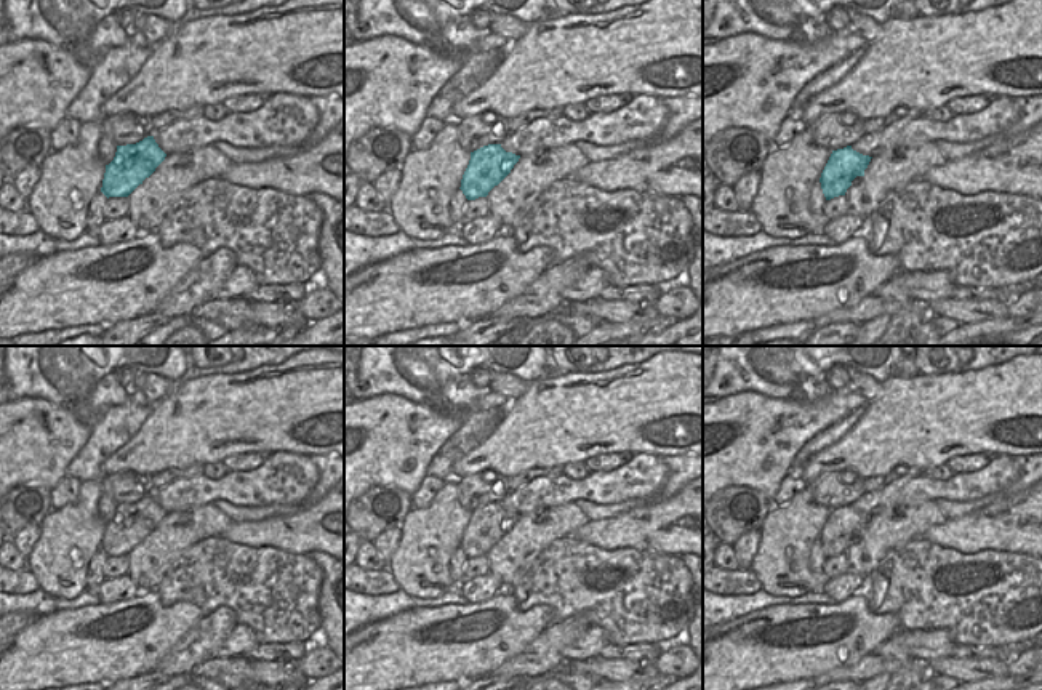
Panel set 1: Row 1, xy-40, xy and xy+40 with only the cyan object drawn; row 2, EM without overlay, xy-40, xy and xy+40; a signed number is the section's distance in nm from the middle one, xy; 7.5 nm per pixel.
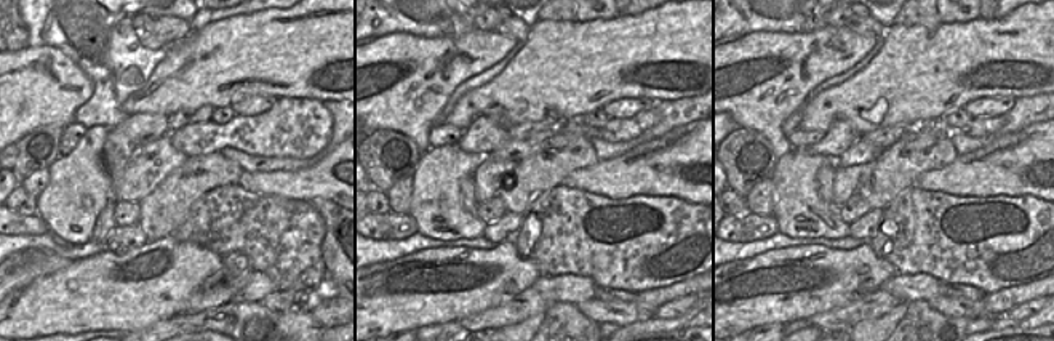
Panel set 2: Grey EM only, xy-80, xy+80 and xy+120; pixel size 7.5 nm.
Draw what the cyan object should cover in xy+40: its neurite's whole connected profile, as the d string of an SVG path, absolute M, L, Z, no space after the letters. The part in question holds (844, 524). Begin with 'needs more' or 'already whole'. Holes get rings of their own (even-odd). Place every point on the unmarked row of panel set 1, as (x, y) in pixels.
already whole; M852 504L832 509L820 536L826 559L845 554L852 540L856 535L864 535L871 517L872 515L853 509Z

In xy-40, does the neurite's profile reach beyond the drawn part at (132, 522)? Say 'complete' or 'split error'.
complete

